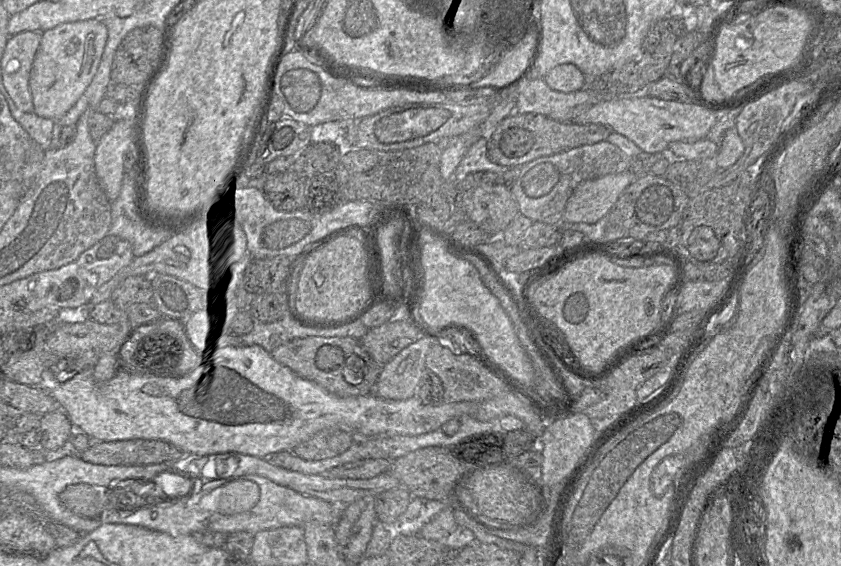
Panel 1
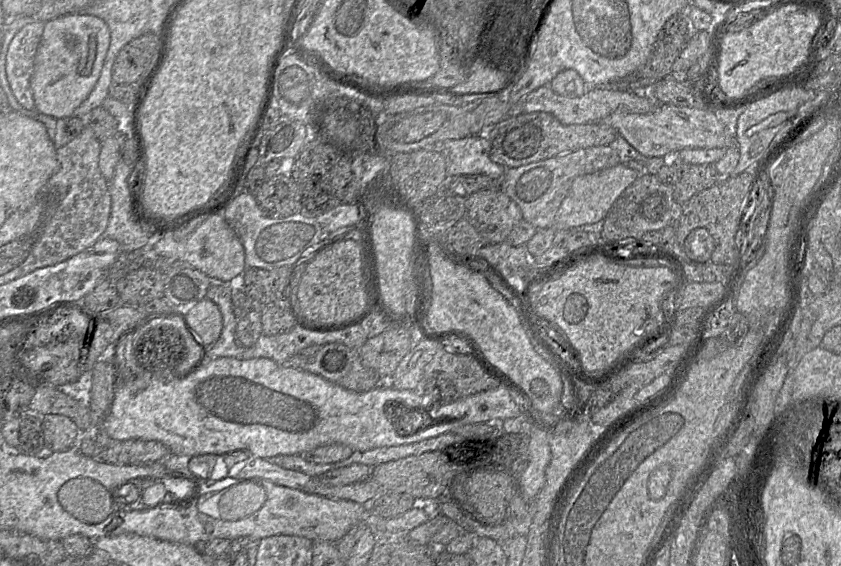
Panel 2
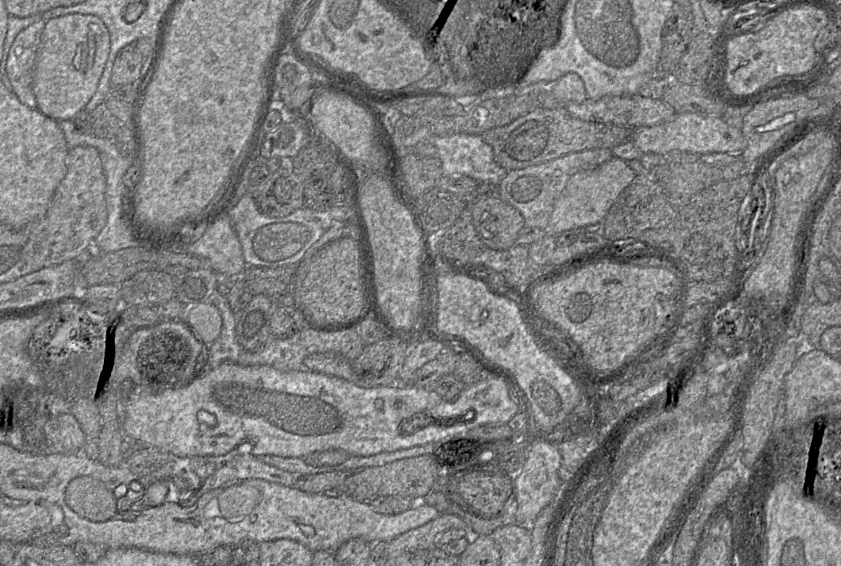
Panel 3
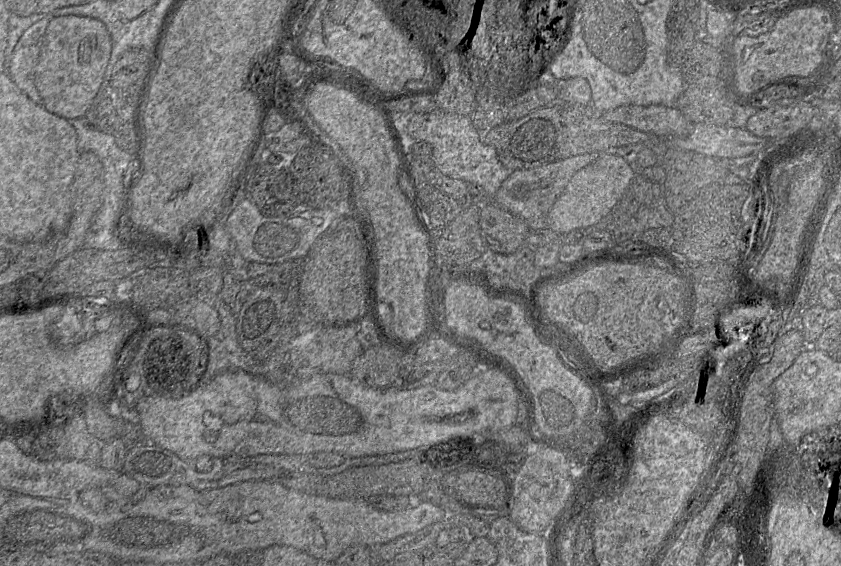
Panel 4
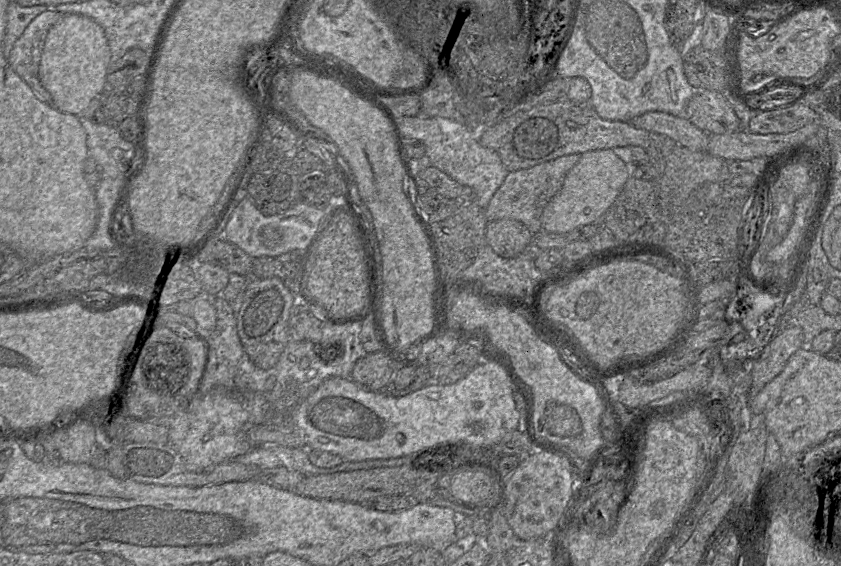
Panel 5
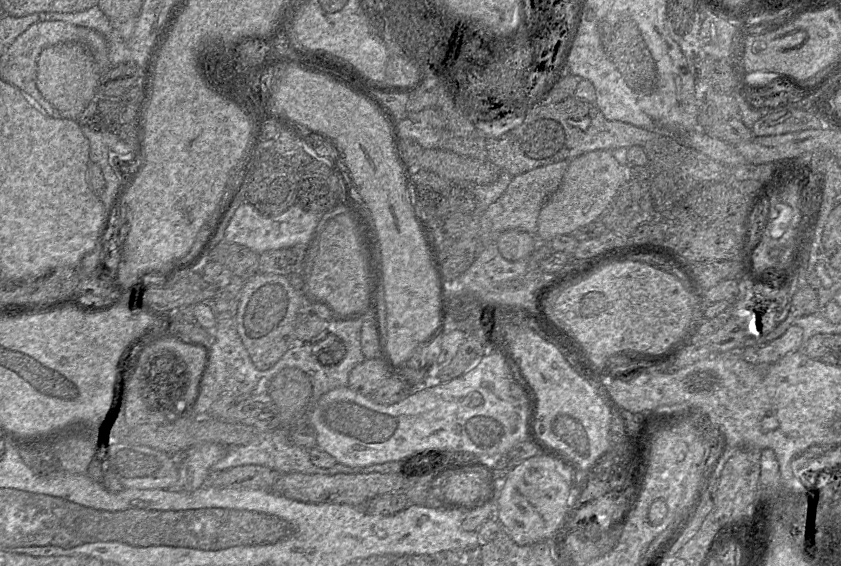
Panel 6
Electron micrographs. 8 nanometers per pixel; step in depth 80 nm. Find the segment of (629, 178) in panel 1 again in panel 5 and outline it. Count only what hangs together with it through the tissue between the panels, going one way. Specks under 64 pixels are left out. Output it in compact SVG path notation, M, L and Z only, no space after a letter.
M601 149L582 154L567 173L560 191L548 202L541 215L543 231L567 234L597 221L612 205L631 176L631 168L612 149Z

